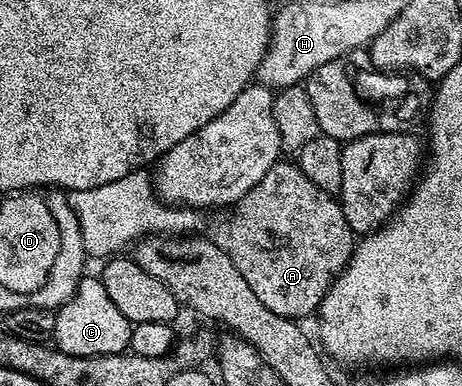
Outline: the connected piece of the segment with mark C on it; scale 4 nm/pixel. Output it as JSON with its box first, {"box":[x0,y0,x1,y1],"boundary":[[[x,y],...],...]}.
{"box":[54,275,133,357],"boundary":[[[85,275],[64,305],[58,306],[55,313],[54,344],[63,353],[96,357],[128,352],[133,337],[133,323],[117,311],[113,299],[109,299],[102,280],[98,276]]]}

